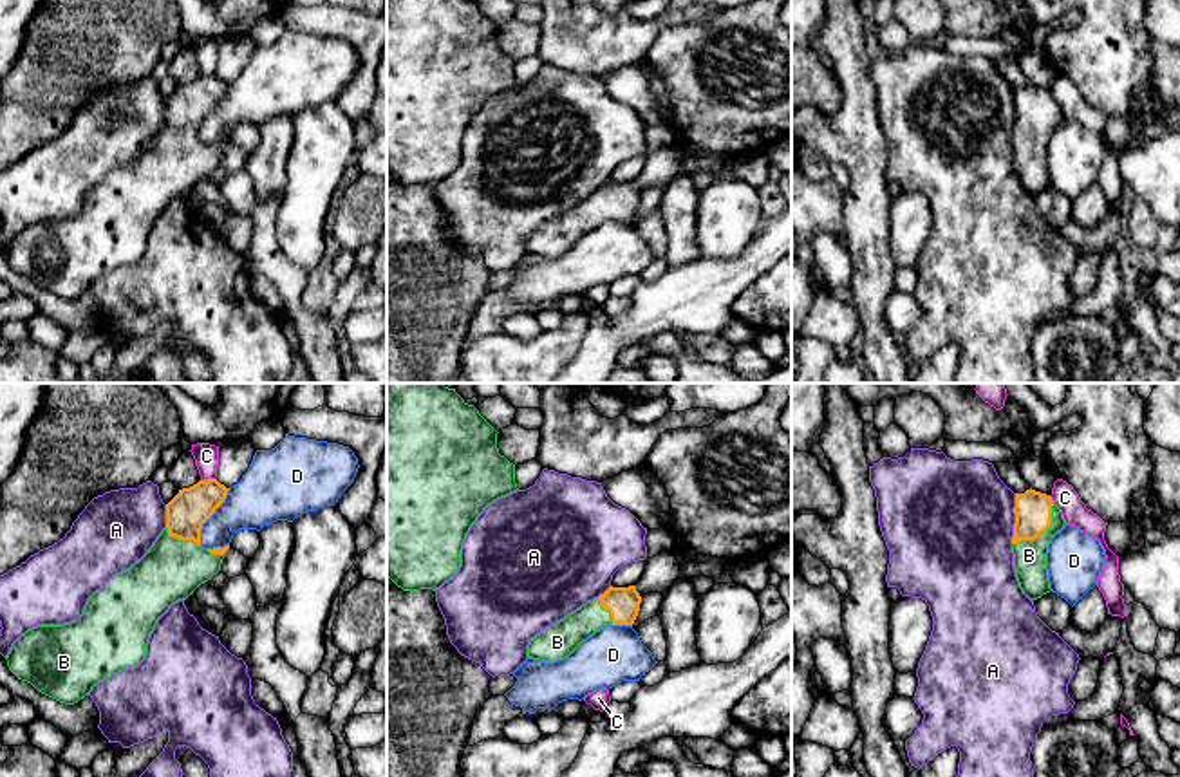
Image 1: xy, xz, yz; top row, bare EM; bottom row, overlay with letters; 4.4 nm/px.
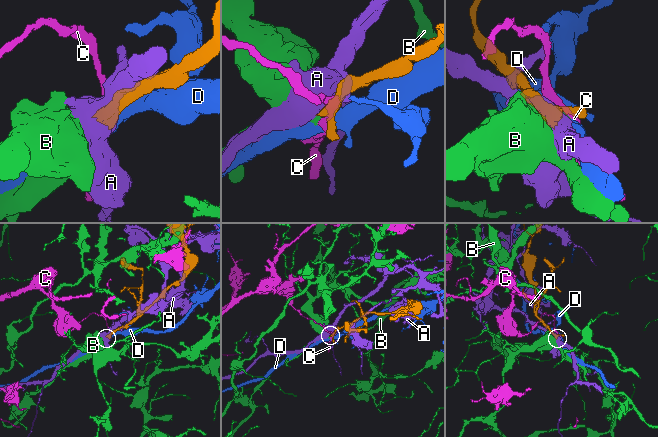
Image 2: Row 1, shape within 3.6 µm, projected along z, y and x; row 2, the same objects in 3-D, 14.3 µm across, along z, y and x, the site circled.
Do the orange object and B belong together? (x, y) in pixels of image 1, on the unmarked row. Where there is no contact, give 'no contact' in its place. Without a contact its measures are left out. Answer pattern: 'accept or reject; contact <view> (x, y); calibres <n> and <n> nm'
accept; contact yz (1041, 127); calibres 160 and 140 nm

